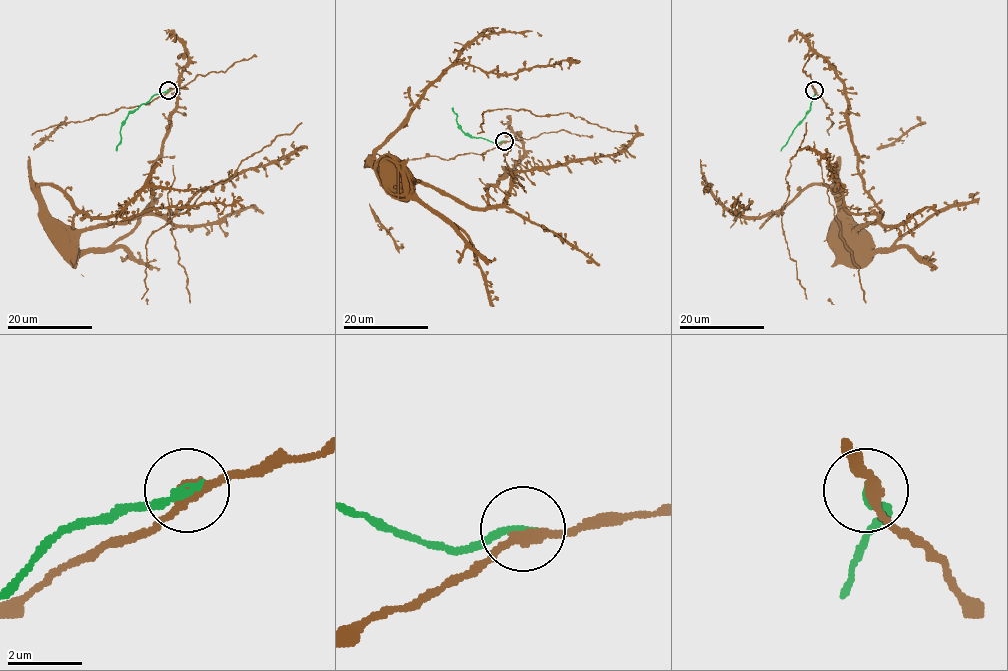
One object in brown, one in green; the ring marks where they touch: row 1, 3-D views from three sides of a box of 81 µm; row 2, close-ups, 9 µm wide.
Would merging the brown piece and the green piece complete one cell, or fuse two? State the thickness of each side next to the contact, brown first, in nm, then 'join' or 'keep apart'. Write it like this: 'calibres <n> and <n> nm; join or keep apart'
calibres 280 and 280 nm; keep apart

